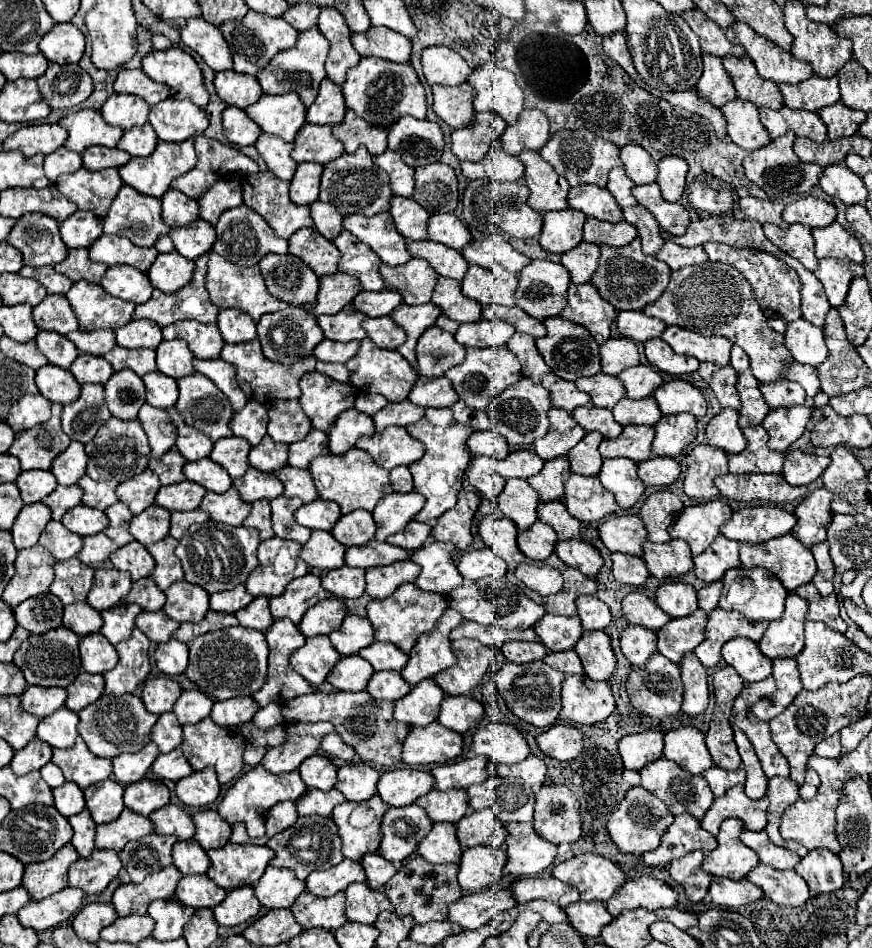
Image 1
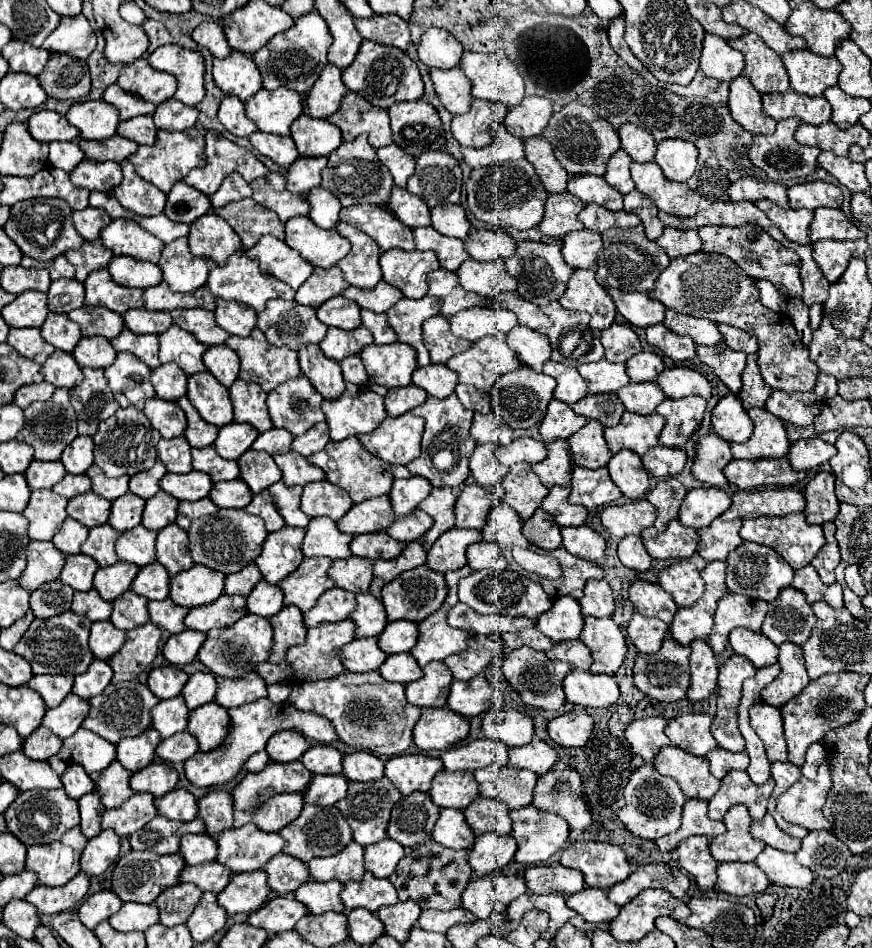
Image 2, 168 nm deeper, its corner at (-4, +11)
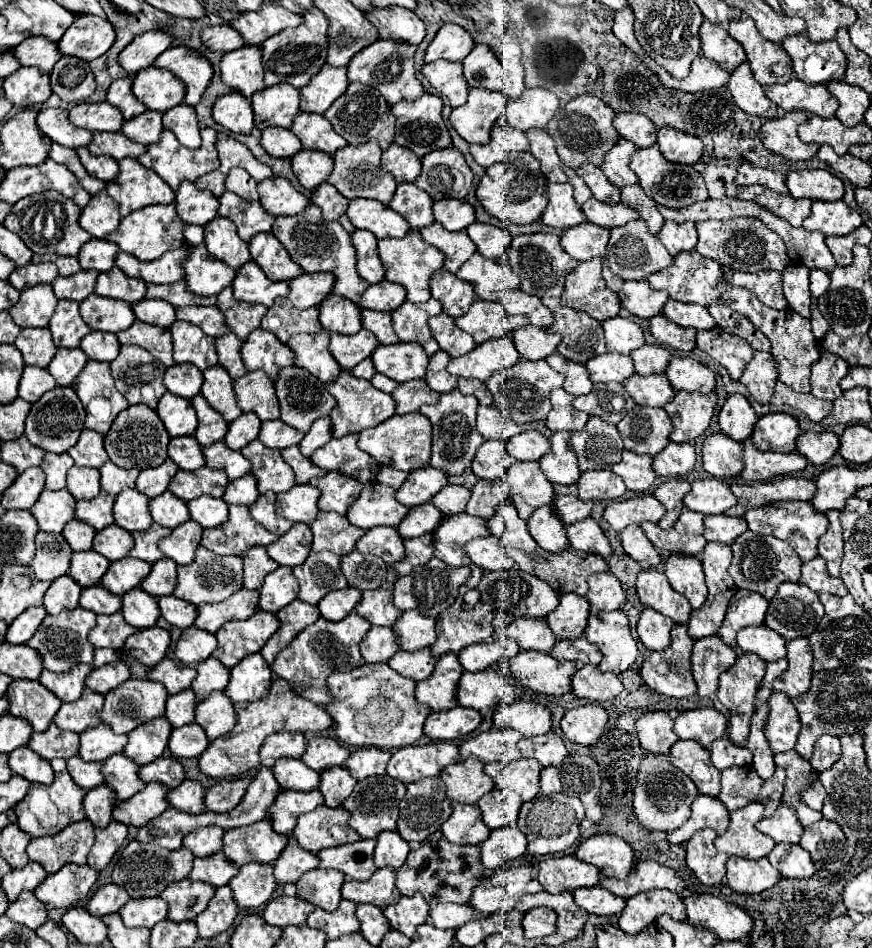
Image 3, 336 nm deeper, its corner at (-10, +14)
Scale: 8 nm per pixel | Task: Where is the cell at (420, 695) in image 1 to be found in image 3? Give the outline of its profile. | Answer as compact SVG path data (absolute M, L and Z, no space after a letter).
M446 653L438 659L434 673L416 683L416 701L428 705L432 711L444 711L458 705L456 689L462 675L462 665L454 653Z

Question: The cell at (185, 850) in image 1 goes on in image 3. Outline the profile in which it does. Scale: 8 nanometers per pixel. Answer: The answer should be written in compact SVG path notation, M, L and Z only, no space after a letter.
M200 827L184 837L184 847L194 853L194 857L210 857L214 851L222 849L222 835L220 827Z

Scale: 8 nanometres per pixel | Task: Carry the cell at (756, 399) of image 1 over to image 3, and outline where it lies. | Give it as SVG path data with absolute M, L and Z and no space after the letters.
M754 351L754 357L744 369L740 381L748 387L748 391L758 403L768 403L774 395L774 385L778 381L774 357L764 351Z

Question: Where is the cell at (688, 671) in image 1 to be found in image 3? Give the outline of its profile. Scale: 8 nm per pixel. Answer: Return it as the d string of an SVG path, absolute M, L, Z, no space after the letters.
M718 635L698 639L692 649L692 675L698 685L698 695L714 697L720 673L732 667L734 661L736 653Z

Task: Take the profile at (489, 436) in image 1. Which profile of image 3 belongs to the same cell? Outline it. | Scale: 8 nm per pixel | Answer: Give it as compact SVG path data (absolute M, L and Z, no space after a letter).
M494 405L478 407L476 429L484 439L500 439L500 441L508 441L510 437L514 437L522 431L520 425L516 425L510 417L506 417Z

